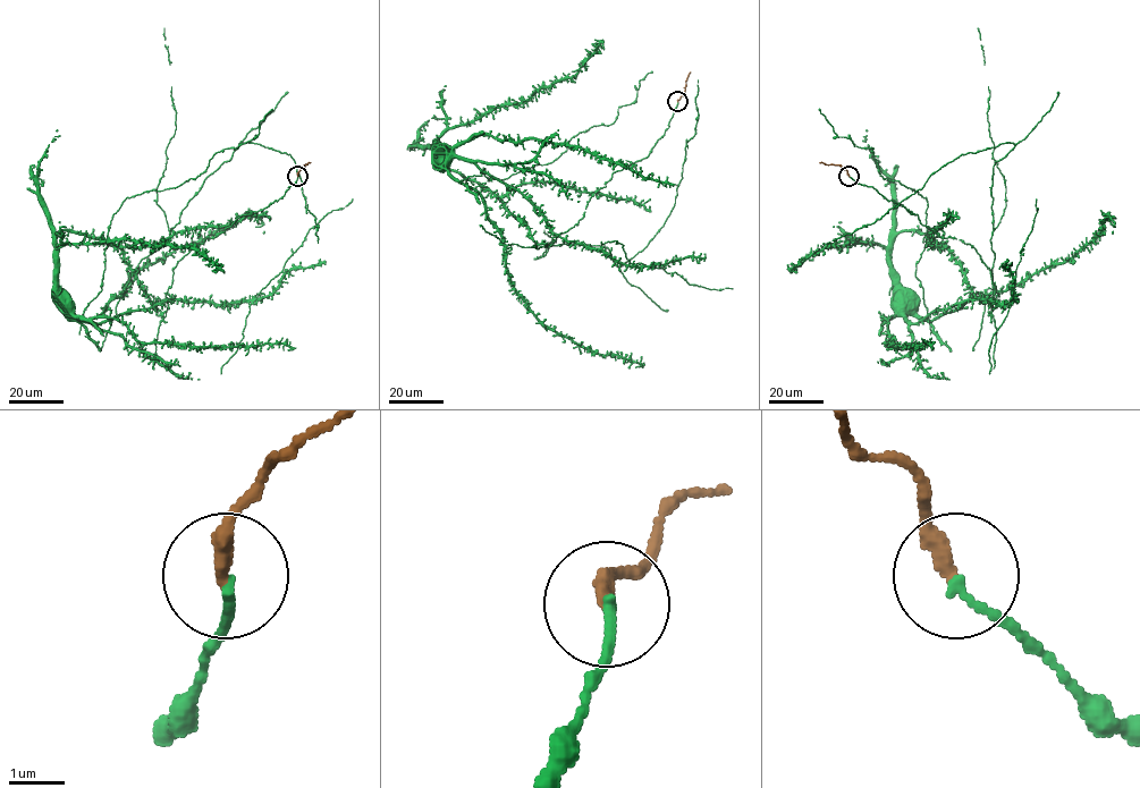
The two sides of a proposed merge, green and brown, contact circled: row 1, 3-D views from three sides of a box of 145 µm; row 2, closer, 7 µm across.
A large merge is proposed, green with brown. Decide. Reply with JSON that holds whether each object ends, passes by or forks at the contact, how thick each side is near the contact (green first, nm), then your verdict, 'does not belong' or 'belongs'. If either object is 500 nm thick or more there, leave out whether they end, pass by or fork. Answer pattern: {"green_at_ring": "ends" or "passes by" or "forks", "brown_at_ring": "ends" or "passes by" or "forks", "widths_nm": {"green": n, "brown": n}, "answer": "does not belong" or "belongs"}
{"green_at_ring": "ends", "brown_at_ring": "ends", "widths_nm": {"green": 160, "brown": 320}, "answer": "belongs"}

